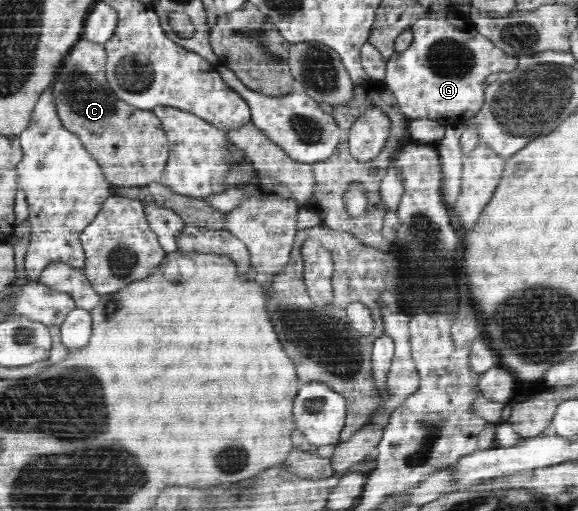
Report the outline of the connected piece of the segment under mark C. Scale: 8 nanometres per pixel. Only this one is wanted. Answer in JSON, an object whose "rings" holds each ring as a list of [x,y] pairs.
{"rings":[[[83,38],[76,42],[51,84],[56,113],[63,125],[80,137],[112,187],[160,183],[170,152],[167,134],[152,111],[130,106],[112,92],[106,78],[106,62],[103,45]]]}

